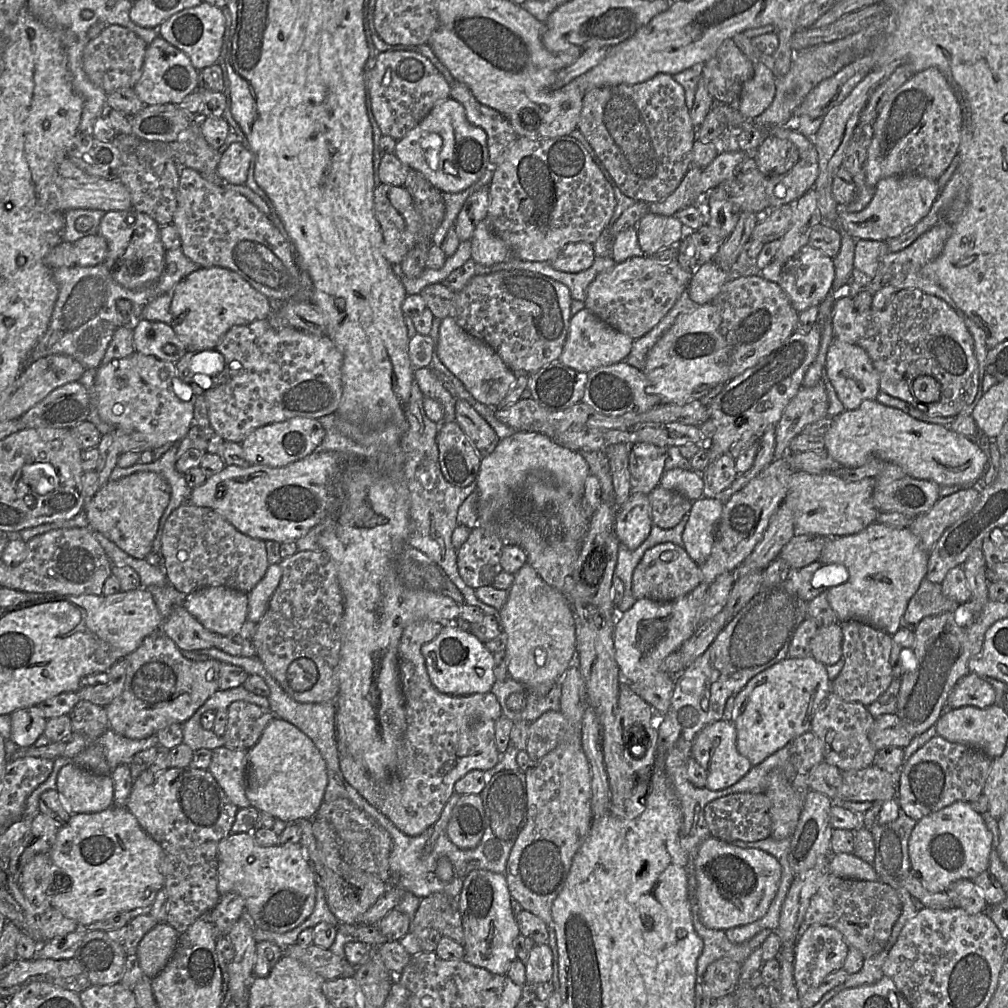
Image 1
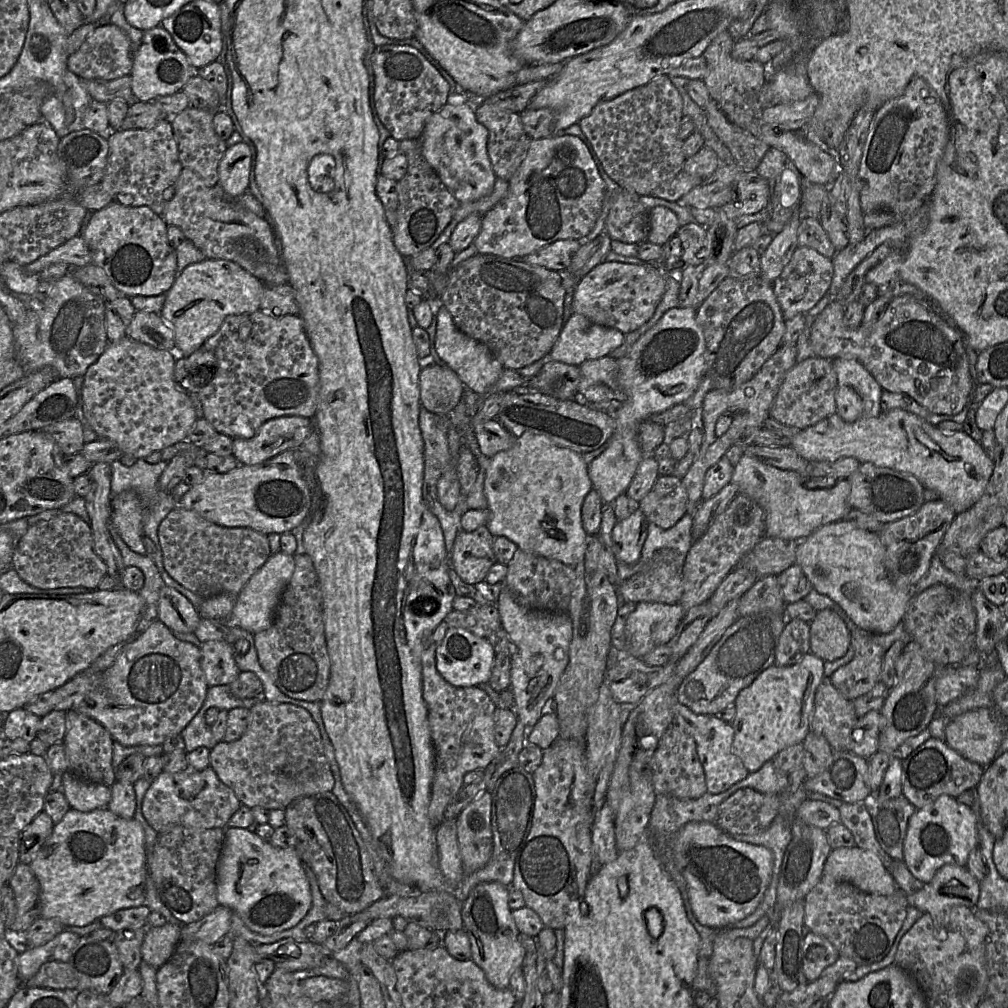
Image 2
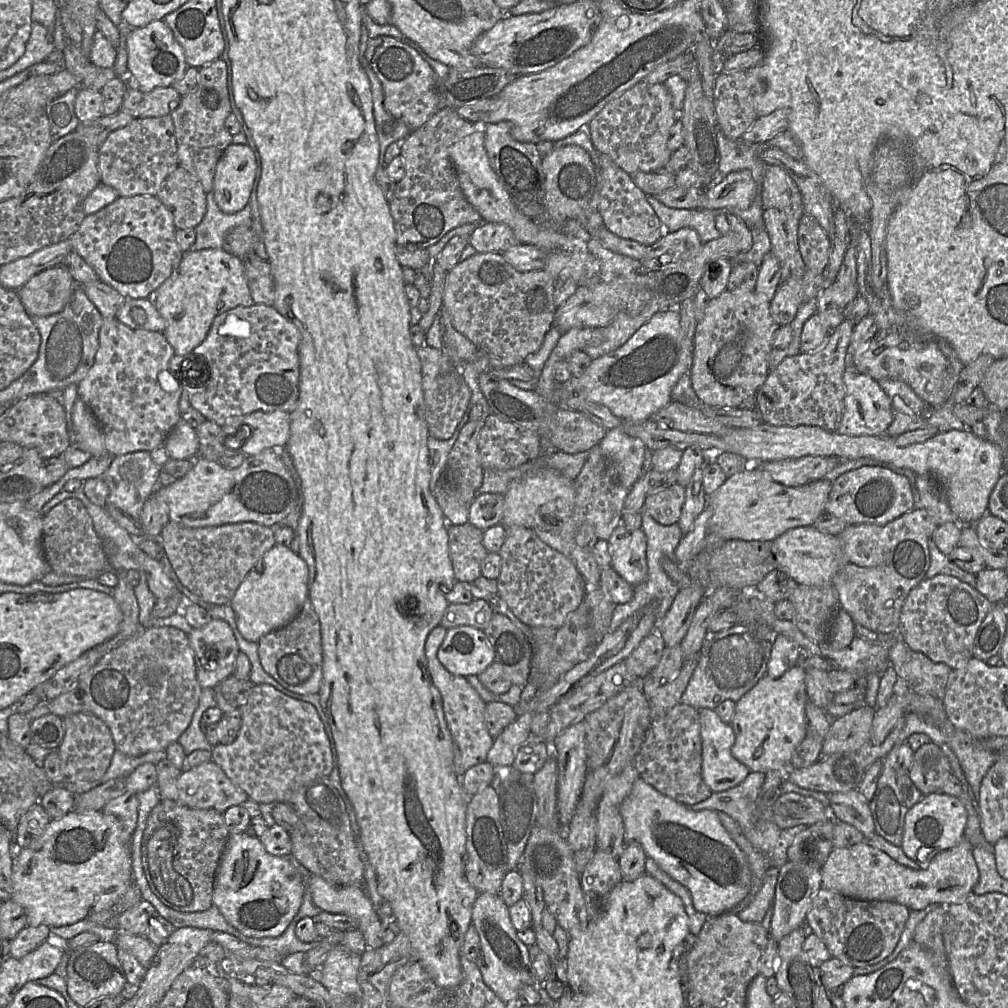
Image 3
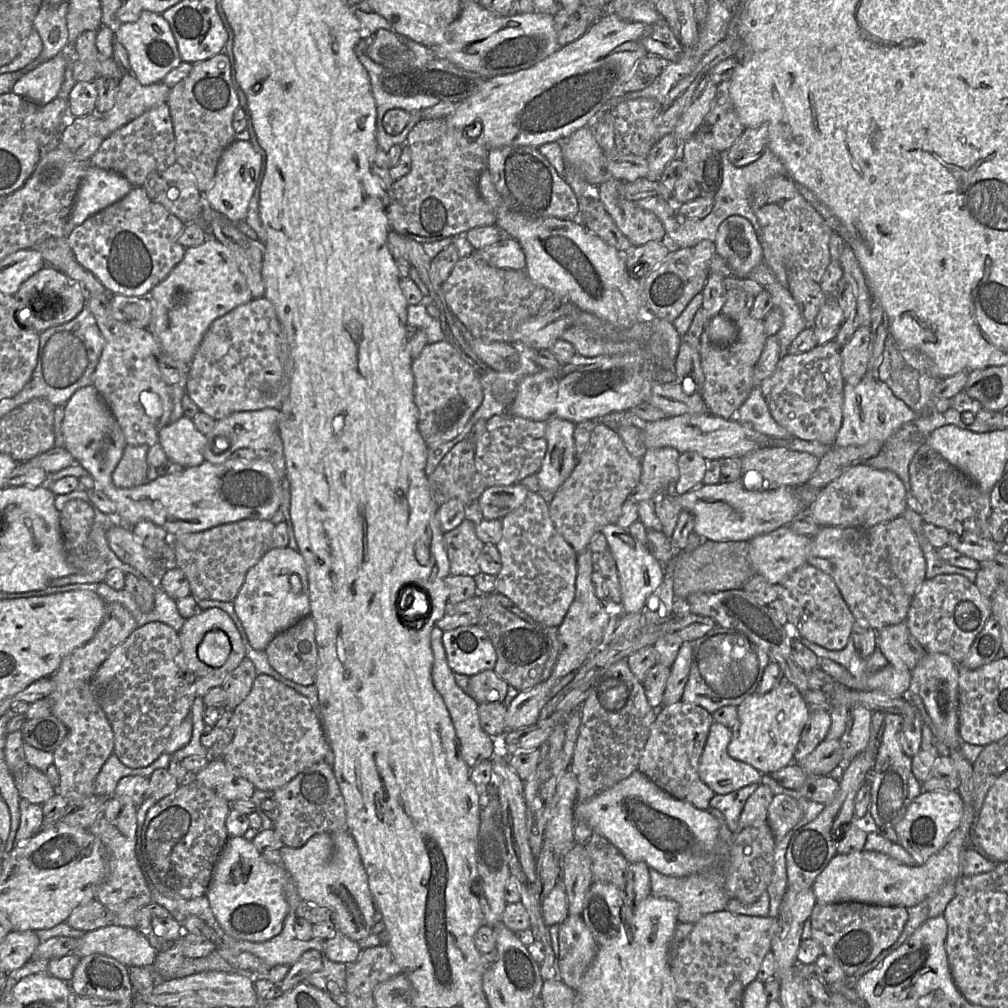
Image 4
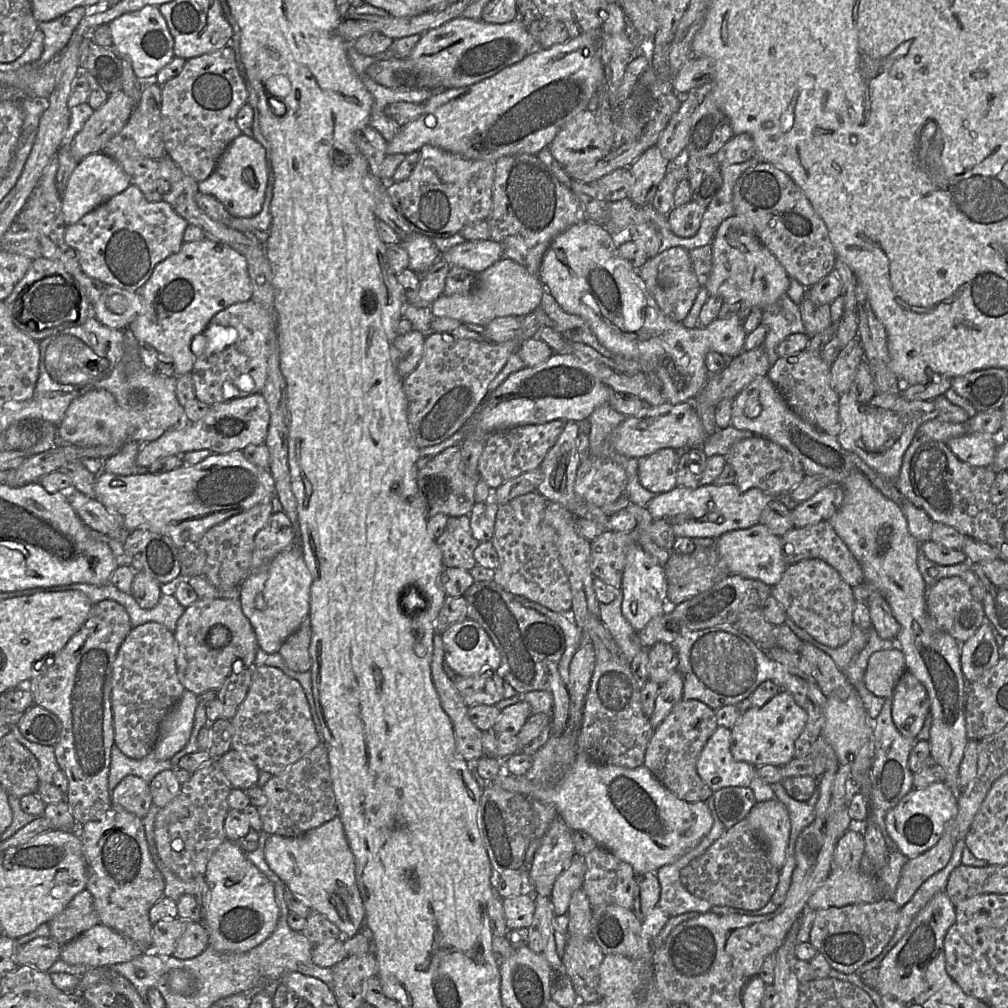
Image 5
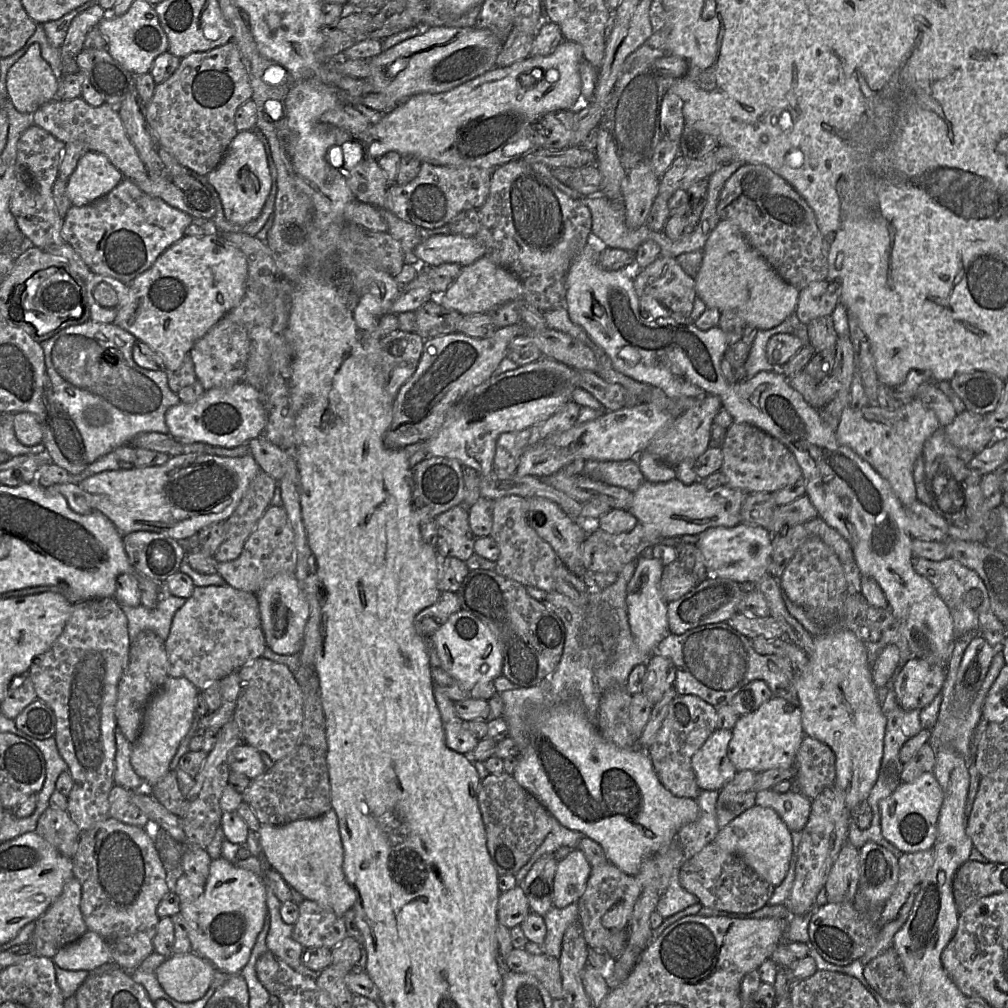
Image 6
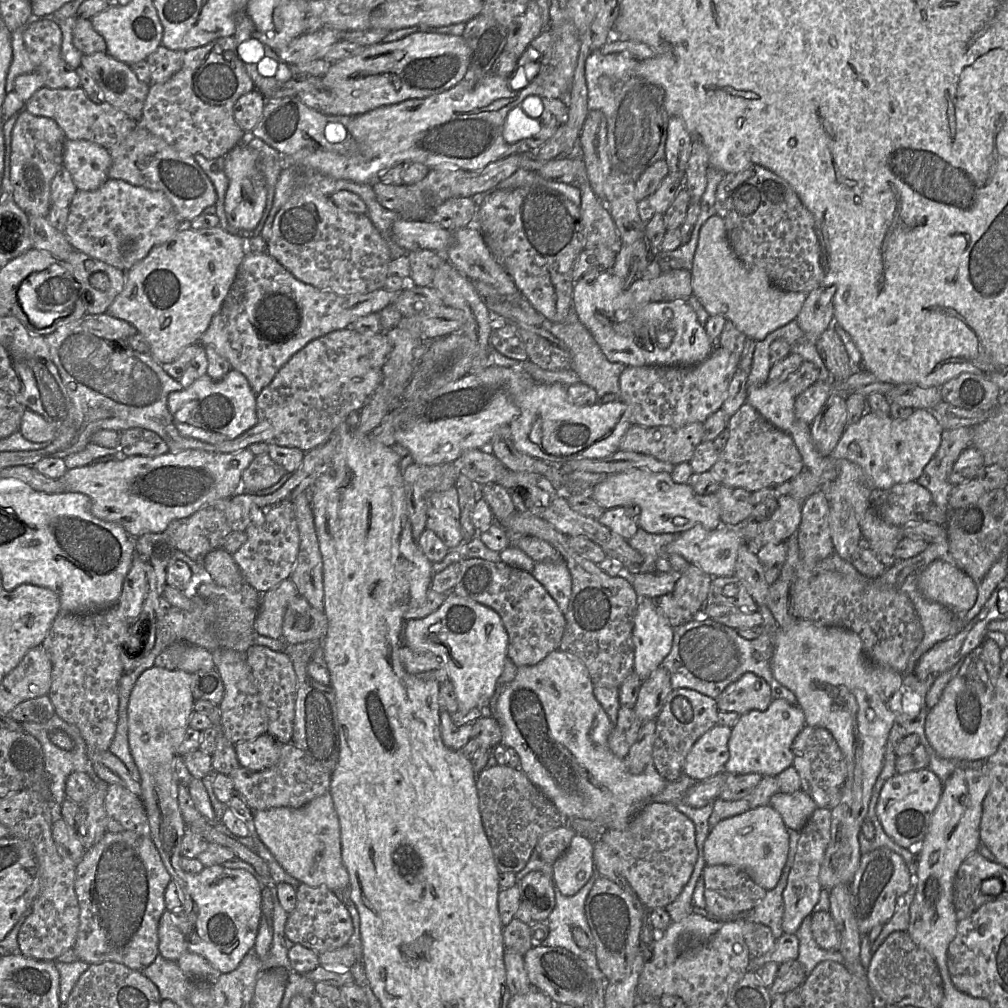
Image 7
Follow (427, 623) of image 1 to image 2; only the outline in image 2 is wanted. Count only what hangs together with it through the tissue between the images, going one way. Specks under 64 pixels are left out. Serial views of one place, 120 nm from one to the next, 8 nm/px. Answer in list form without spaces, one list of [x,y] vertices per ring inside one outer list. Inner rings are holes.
[[[444,620],[424,642],[422,664],[422,694],[428,709],[428,722],[435,751],[435,773],[431,787],[428,816],[438,828],[444,819],[446,807],[462,787],[464,775],[475,769],[484,769],[498,755],[500,747],[494,737],[497,705],[480,687],[456,687],[448,683],[436,667],[436,649],[449,626]]]

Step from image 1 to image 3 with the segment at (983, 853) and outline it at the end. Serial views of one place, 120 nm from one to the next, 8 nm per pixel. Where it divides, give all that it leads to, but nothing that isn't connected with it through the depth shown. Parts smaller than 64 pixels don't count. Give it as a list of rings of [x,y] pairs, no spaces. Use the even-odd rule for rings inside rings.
[[[942,792],[923,795],[922,799],[911,807],[905,815],[905,825],[901,848],[906,856],[915,861],[919,869],[927,869],[933,858],[939,853],[956,846],[963,838],[967,823],[967,811],[958,797]]]

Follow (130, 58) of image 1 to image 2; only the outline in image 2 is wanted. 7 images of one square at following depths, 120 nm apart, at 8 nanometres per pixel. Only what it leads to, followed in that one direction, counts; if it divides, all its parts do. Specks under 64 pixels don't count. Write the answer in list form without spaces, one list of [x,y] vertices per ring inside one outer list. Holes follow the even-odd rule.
[[[113,24],[98,26],[79,49],[68,57],[68,69],[85,80],[113,80],[130,75],[133,51],[128,36]]]

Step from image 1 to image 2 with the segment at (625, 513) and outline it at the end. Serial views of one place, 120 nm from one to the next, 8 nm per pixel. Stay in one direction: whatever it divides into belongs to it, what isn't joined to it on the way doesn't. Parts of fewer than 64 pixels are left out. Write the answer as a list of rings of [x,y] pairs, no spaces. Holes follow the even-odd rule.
[[[638,508],[628,518],[616,522],[612,530],[612,551],[625,564],[635,564],[648,535],[648,520]]]

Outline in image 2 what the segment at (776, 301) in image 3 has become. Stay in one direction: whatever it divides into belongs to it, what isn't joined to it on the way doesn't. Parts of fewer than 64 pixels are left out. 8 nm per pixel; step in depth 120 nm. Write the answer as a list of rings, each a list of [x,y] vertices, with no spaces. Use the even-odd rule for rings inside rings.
[[[798,247],[781,275],[774,281],[773,288],[785,320],[798,314],[806,314],[828,292],[833,278],[833,263],[816,250]]]

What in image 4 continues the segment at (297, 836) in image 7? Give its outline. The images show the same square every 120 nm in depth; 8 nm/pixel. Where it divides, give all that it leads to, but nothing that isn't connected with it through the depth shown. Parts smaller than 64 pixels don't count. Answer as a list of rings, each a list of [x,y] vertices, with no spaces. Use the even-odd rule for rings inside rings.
[[[350,832],[318,833],[300,848],[283,845],[279,852],[282,865],[303,901],[315,903],[330,911],[337,931],[350,939],[358,942],[371,935],[376,910],[368,876]]]

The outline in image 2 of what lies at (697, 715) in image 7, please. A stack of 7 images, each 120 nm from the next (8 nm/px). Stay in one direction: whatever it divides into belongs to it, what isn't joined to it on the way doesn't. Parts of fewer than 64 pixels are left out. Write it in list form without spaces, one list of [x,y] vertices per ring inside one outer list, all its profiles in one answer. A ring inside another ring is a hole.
[[[672,724],[658,742],[650,762],[652,784],[657,794],[679,799],[698,799],[707,792],[703,766],[699,760],[695,740]]]

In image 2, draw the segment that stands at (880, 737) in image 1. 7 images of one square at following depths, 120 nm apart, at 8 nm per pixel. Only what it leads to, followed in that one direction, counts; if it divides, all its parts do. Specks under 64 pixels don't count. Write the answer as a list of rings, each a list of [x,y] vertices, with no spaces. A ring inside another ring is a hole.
[[[876,710],[859,717],[852,732],[850,752],[866,759],[878,752],[881,719],[881,713]]]

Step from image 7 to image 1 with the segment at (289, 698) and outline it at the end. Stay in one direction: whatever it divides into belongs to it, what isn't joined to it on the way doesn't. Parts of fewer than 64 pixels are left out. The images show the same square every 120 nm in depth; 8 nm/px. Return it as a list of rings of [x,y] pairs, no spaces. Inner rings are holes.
[[[225,746],[212,751],[208,770],[238,808],[251,806],[246,797],[246,768],[248,750],[231,750]]]

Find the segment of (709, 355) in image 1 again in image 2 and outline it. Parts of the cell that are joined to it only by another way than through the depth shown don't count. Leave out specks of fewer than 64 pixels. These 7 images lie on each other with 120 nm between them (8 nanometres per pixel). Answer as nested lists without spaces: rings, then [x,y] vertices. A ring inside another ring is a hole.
[[[697,307],[669,309],[652,328],[632,345],[625,356],[617,359],[618,381],[625,394],[625,399],[614,412],[616,427],[612,437],[607,441],[607,448],[588,465],[588,474],[593,488],[599,492],[605,503],[613,503],[619,495],[627,491],[637,467],[644,457],[638,441],[641,423],[672,406],[683,404],[696,391],[706,375],[706,342],[696,316]]]

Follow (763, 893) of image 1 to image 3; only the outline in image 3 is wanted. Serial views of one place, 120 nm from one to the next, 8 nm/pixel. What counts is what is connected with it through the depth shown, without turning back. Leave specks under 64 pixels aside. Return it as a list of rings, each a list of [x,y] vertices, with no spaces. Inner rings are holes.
[[[639,777],[621,804],[620,813],[625,828],[625,843],[640,843],[647,857],[652,858],[664,872],[688,889],[697,911],[708,916],[717,916],[729,912],[749,894],[752,873],[746,854],[723,827],[716,811],[693,811],[661,794]]]

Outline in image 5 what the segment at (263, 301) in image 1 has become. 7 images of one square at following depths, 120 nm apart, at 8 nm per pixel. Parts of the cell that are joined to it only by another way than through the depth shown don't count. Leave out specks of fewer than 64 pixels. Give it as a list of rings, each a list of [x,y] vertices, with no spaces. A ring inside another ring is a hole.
[[[203,239],[183,242],[181,249],[156,265],[152,275],[139,290],[142,299],[140,314],[129,324],[130,331],[141,344],[148,344],[160,353],[170,357],[175,366],[176,377],[191,374],[194,366],[194,354],[191,342],[219,312],[241,302],[252,299],[252,285],[245,257],[231,247]]]

